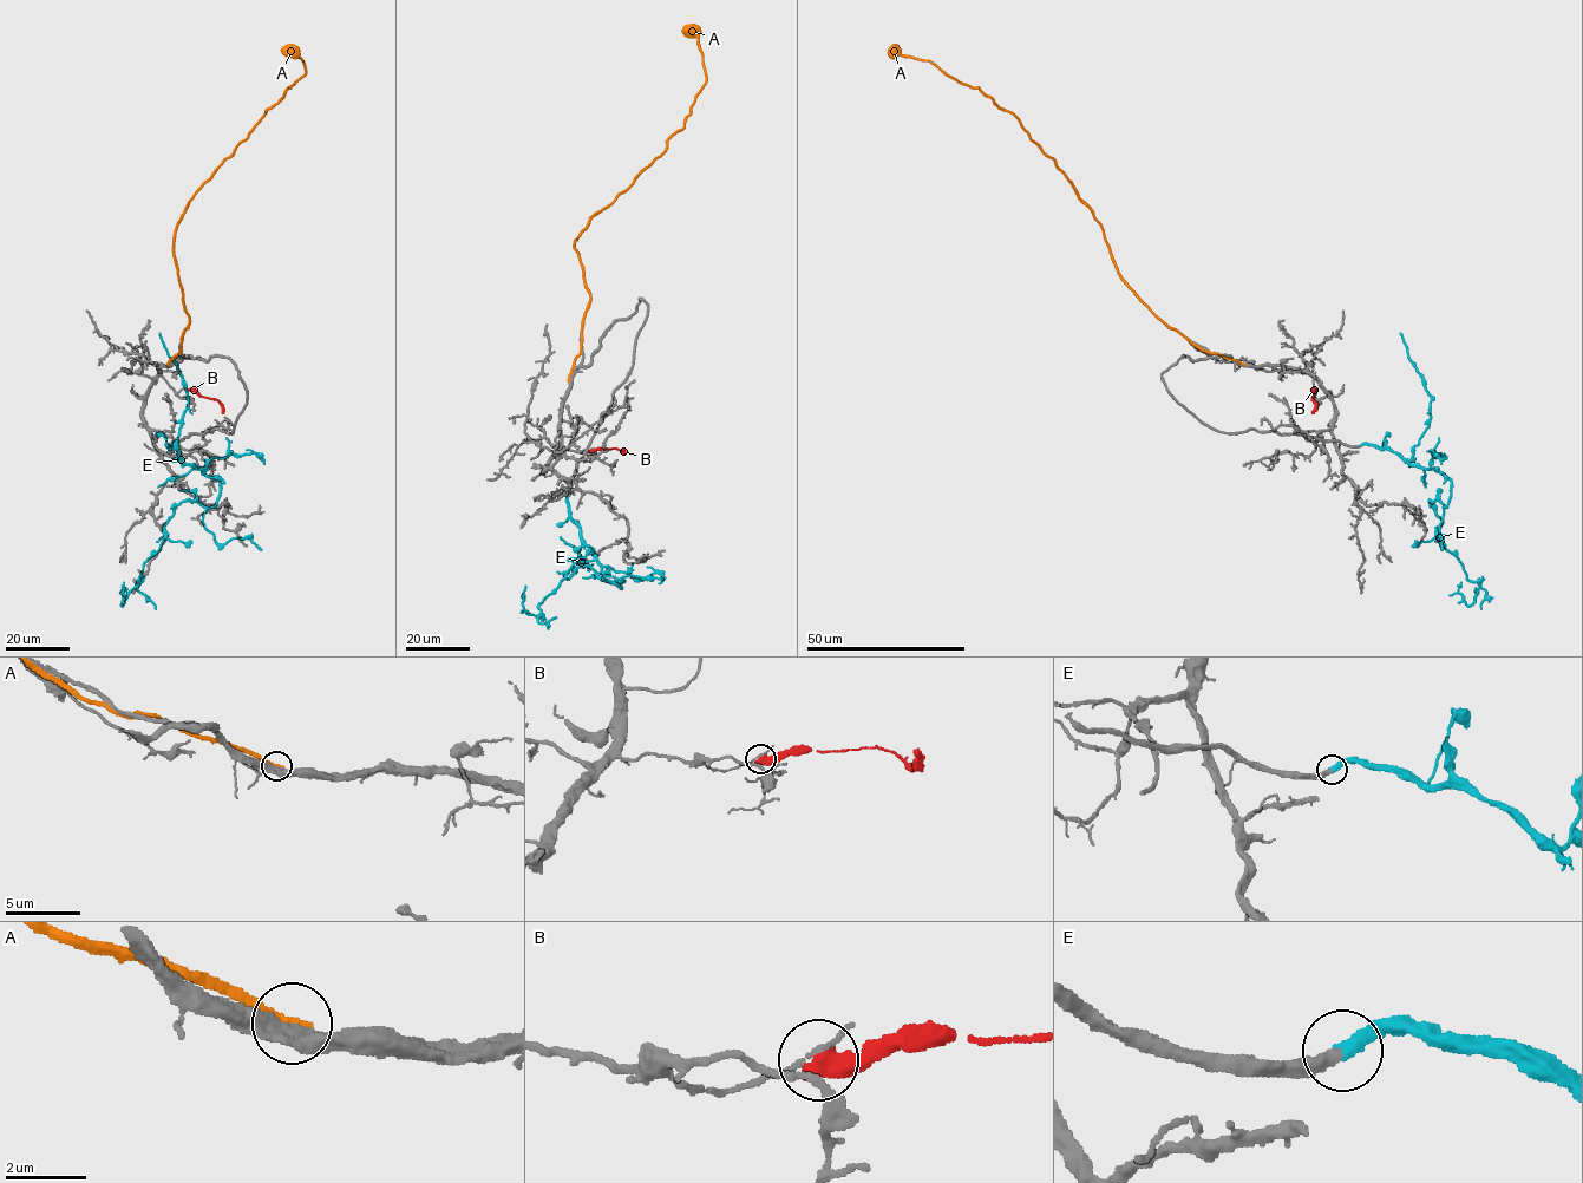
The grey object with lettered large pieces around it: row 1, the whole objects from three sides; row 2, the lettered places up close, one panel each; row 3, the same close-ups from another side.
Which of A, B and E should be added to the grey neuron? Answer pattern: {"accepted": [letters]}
{"accepted": ["E"]}

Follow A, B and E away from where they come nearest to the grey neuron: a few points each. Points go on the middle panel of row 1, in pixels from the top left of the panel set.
A: (569, 379), (590, 298), (575, 241), (589, 221), (684, 126), (706, 72), (698, 37), (686, 27)
B: (590, 450), (622, 449)
E: (567, 497), (570, 518), (603, 579), (621, 587), (580, 566), (540, 603), (537, 616), (523, 606), (524, 597)

